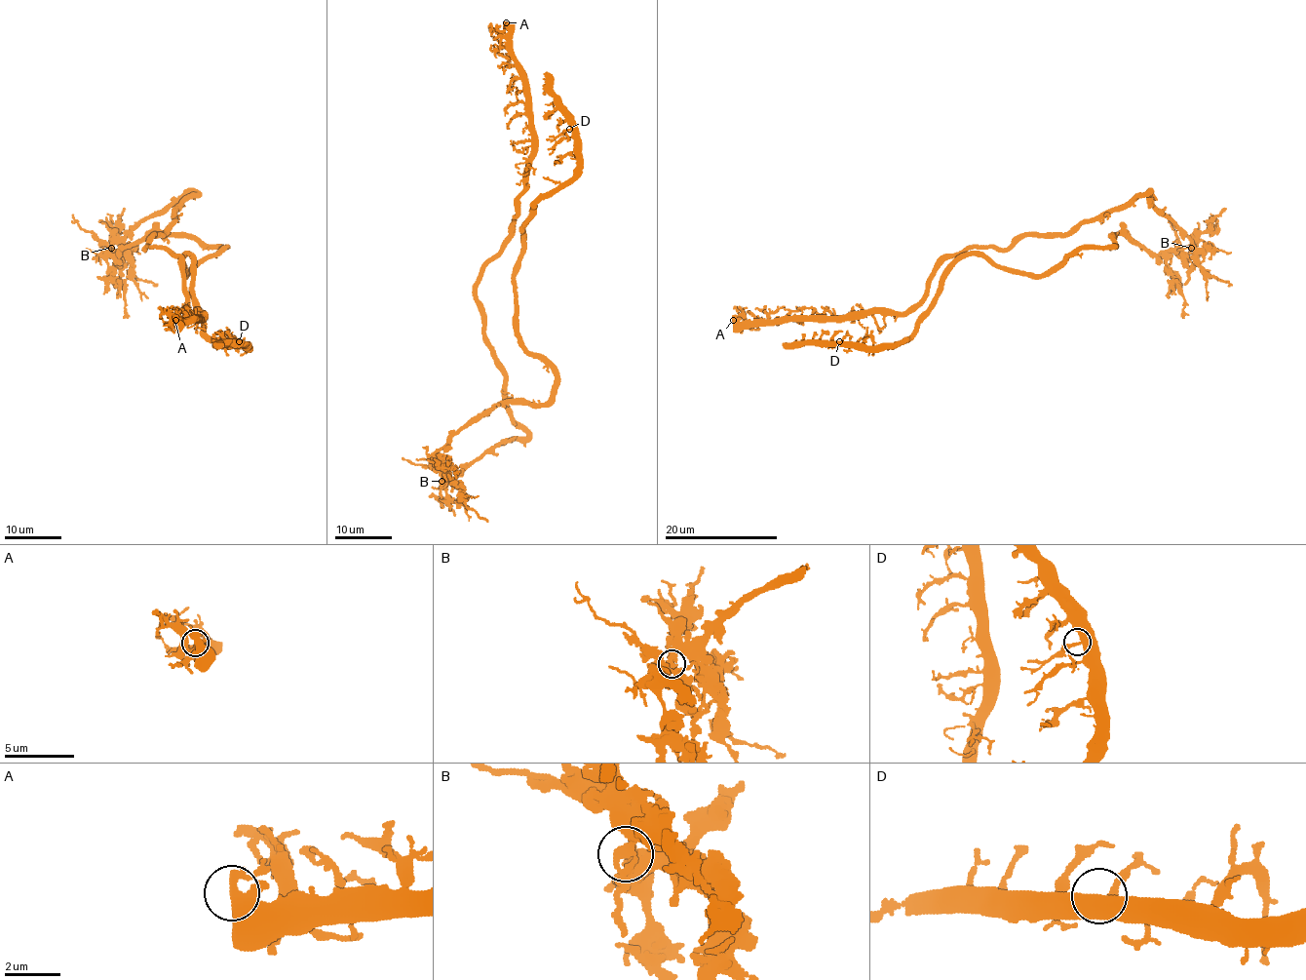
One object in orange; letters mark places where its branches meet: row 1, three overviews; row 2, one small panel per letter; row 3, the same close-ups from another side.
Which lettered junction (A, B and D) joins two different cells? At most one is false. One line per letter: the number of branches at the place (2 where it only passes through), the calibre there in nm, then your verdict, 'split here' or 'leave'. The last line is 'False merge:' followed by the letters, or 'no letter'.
A: branches 3; calibre 320 nm; leave
B: branches 3; calibre 280 nm; split here
D: branches 3; calibre 340 nm; leave
False merge: B

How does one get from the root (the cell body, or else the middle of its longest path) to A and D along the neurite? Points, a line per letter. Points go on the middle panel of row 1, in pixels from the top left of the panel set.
A: (450, 480), (527, 436), (507, 404), (475, 295), (480, 270), (512, 230), (531, 152), (529, 89), (506, 22)
D: (450, 480), (452, 436), (551, 395), (515, 274), (531, 208), (574, 176), (569, 129)

